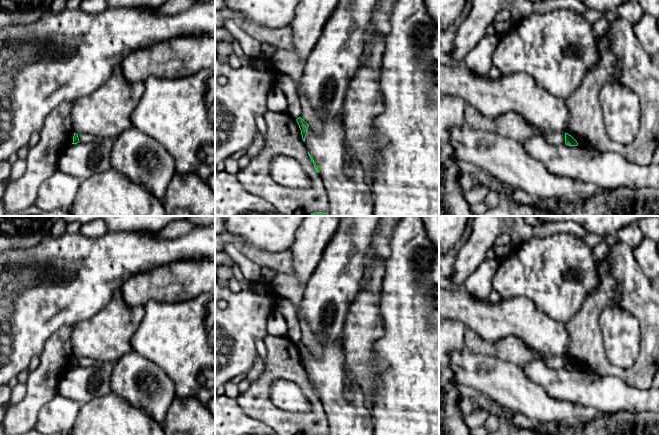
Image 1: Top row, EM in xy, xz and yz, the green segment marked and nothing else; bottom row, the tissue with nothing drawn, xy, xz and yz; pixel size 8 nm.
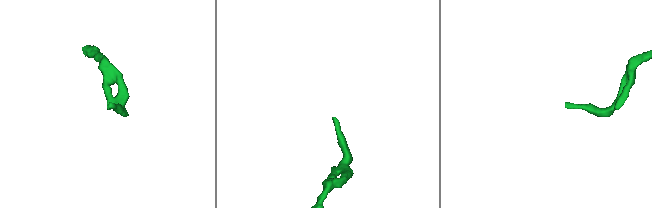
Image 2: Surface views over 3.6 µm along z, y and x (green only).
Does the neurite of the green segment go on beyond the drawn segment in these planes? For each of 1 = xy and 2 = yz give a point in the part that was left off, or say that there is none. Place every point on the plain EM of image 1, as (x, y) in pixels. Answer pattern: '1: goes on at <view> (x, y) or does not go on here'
1: does not go on here
2: does not go on here

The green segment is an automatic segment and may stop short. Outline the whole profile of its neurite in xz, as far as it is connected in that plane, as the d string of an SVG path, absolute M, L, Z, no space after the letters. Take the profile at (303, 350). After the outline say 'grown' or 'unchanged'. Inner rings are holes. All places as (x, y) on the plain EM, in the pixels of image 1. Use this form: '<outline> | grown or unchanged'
M301 341L297 342L296 345L297 345L298 349L299 349L300 354L301 354L302 363L305 366L305 361L307 359L307 354L308 354L309 350L304 345L304 343L302 343Z | unchanged

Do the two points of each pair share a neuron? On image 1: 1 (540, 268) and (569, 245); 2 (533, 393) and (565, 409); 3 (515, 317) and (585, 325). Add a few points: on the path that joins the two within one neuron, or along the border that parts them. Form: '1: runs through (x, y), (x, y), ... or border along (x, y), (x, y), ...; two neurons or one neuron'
1: runs through (547, 267), (562, 252); one neuron
2: runs through (541, 401), (549, 409), (557, 409); one neuron
3: border along (565, 324), (569, 337), (569, 347); two neurons

